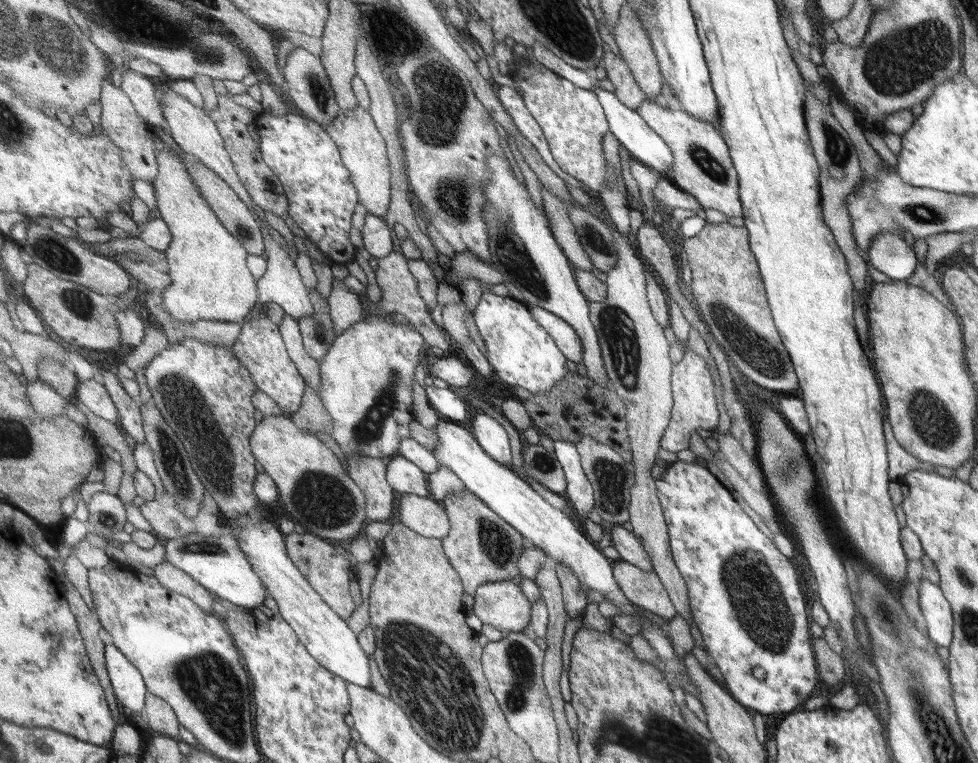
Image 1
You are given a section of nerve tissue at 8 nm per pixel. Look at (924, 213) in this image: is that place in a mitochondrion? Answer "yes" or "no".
yes

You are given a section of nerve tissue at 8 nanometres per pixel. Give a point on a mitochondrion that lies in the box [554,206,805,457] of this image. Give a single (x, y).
(749, 346)

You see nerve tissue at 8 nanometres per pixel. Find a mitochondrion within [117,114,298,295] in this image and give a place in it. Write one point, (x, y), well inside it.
(269, 186)

